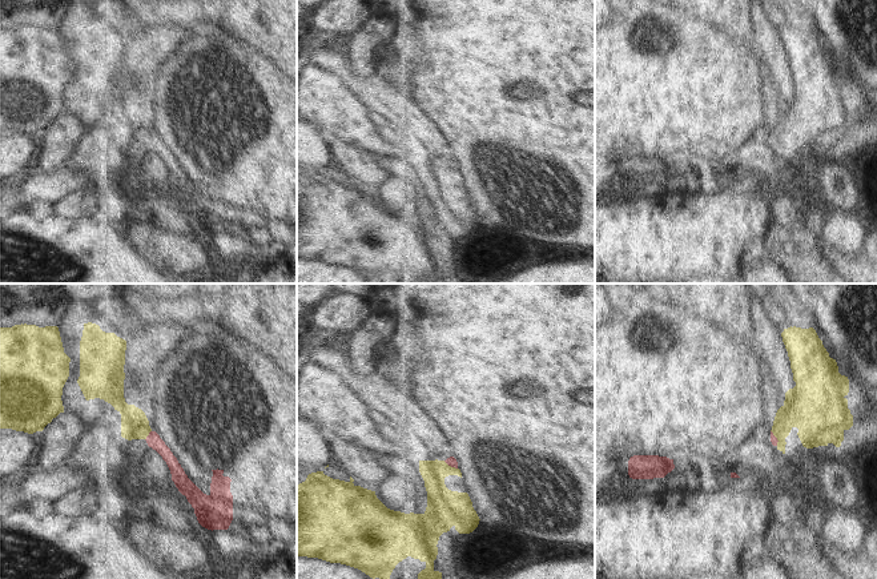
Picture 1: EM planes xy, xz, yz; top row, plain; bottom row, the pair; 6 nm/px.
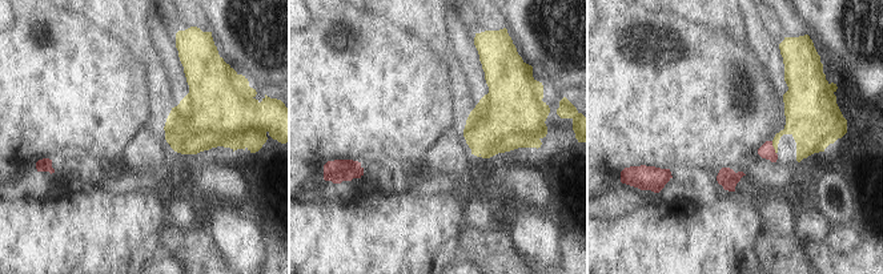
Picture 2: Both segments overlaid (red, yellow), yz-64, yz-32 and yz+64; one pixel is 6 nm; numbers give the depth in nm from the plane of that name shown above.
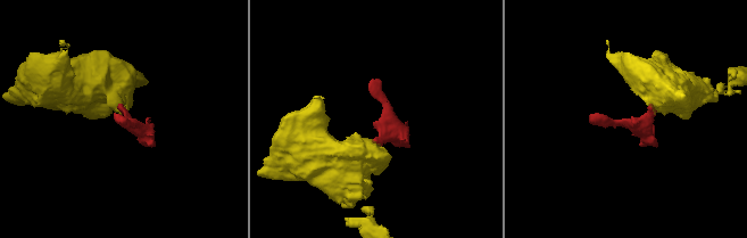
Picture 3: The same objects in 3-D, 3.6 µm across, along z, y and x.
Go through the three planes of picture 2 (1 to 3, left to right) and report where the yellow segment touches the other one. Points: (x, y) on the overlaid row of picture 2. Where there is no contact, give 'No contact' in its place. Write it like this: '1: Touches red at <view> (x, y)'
1: No contact
2: No contact
3: Touches red at yz+64 (773, 148)

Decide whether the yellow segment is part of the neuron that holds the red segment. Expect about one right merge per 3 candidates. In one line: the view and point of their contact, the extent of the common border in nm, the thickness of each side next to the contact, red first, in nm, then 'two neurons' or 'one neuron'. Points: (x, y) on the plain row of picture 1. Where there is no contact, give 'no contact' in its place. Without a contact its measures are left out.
meets red in xy at (148, 137); contact 70 nm long; 90 nm thick on the red side, 170 nm on the other; one neuron

